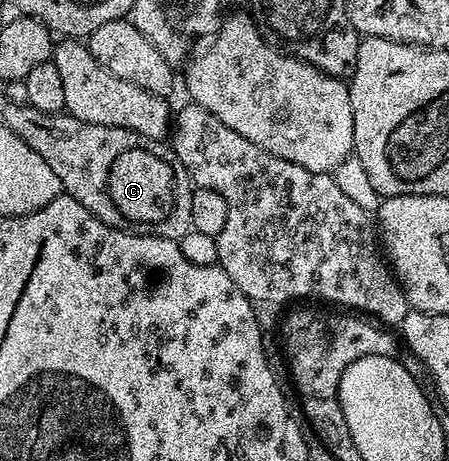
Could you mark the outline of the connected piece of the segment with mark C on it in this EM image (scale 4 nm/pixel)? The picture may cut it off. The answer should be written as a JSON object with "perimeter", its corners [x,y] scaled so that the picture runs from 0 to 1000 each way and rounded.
{"perimeter":[[[267,280],[267,289],[274,289],[272,297],[276,297],[276,286],[281,286],[281,302],[267,306],[267,319],[258,323],[258,336],[245,341],[245,354],[241,354],[236,375],[232,375],[232,414],[223,414],[223,419],[232,419],[232,427],[236,427],[236,432],[245,436],[245,445],[254,449],[254,462],[258,462],[258,492],[272,501],[294,501],[303,510],[345,510],[347,514],[356,514],[356,497],[361,497],[361,488],[370,488],[374,475],[392,462],[392,449],[401,445],[401,432],[405,432],[405,401],[401,401],[396,371],[392,371],[392,347],[396,347],[396,343],[392,341],[385,317],[372,315],[363,304],[332,302],[301,284],[278,284],[276,280]]]}

